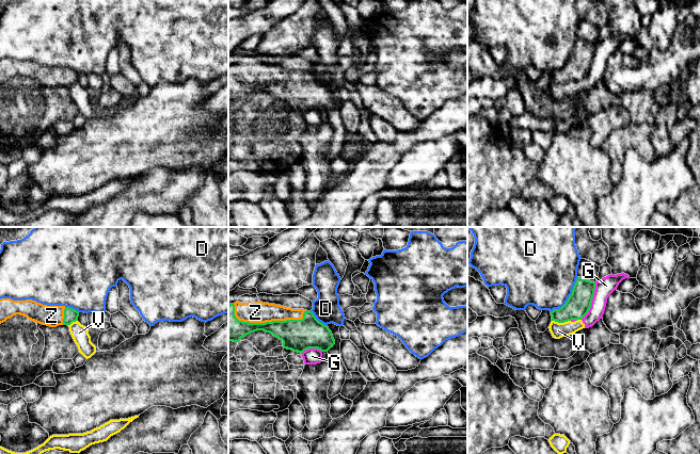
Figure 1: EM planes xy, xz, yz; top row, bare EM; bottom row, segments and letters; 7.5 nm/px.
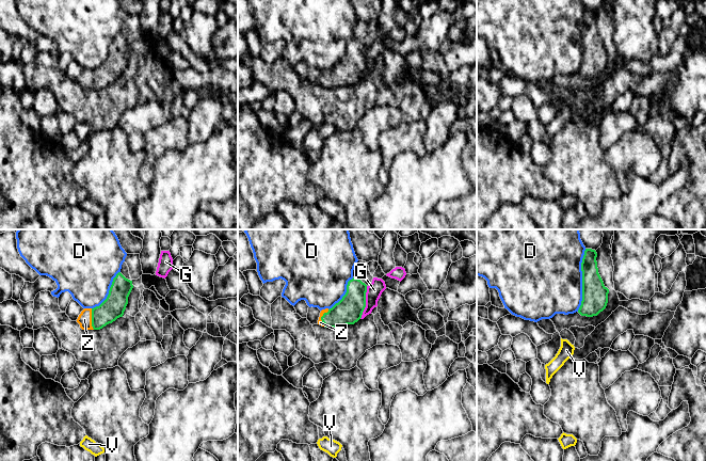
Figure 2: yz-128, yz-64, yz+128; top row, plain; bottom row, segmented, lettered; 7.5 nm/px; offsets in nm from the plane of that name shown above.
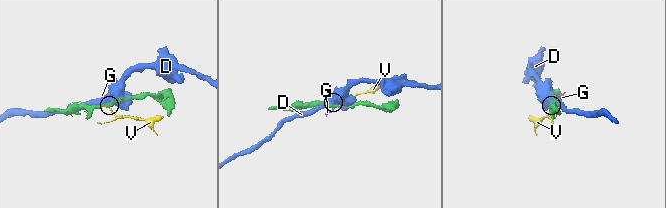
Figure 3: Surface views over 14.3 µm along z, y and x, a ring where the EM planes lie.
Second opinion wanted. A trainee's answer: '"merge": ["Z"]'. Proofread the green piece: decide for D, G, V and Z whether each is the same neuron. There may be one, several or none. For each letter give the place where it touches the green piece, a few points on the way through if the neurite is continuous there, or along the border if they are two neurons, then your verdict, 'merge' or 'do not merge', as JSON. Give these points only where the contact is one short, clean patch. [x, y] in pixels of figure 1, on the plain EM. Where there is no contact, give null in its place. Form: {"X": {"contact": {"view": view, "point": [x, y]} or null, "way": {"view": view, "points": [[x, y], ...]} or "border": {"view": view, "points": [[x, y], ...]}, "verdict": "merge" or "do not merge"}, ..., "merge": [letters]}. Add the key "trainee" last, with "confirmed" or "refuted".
{"D": {"contact": {"view": "yz", "point": [569, 59]}, "verdict": "do not merge"}, "G": {"contact": {"view": "yz", "point": [591, 62]}, "border": {"view": "yz", "points": [[595, 44], [591, 67], [581, 80]]}, "verdict": "do not merge"}, "V": {"contact": {"view": "yz", "point": [561, 83]}, "verdict": "do not merge"}, "Z": {"contact": {"view": "xz", "point": [267, 83]}, "verdict": "merge"}, "merge": ["Z"], "trainee": "confirmed"}

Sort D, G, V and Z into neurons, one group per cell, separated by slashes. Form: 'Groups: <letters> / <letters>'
Groups: D / G V / Z

